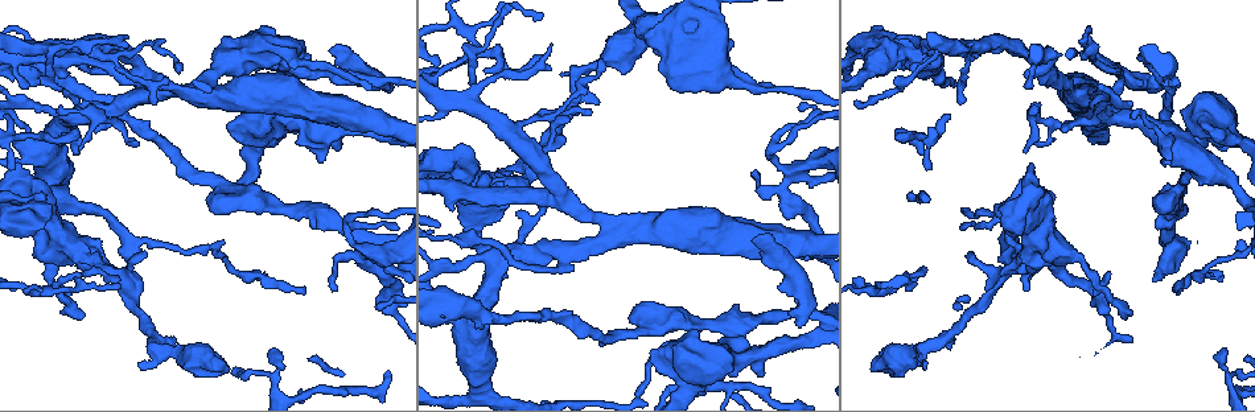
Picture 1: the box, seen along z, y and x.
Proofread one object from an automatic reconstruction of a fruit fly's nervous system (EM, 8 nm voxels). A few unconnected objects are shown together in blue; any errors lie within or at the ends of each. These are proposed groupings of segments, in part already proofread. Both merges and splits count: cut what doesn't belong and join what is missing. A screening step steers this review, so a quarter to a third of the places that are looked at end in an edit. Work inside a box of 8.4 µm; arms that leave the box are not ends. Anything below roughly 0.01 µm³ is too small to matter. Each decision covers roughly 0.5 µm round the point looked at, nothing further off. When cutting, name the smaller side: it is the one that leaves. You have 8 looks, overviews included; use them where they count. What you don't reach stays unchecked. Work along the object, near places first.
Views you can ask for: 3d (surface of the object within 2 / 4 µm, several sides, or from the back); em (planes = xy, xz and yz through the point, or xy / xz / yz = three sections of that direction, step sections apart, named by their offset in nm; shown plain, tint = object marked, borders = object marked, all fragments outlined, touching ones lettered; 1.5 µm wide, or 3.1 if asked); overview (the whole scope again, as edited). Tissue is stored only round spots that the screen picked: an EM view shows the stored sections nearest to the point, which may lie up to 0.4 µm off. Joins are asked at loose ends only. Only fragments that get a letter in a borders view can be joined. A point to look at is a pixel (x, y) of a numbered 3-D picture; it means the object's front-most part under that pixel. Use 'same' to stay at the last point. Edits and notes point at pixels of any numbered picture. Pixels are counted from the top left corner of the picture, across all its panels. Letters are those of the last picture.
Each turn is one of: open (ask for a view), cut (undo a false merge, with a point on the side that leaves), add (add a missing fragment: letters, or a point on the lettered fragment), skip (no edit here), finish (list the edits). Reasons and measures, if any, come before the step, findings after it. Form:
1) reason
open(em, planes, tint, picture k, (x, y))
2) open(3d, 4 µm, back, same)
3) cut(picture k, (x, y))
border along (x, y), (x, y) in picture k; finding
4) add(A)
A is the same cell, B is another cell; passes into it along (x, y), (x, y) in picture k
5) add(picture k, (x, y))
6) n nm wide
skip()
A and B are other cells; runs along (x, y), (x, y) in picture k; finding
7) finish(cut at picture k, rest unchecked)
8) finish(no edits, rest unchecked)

thick turns thin
open(3d, 4 µm, back, picture 1, (479, 390))

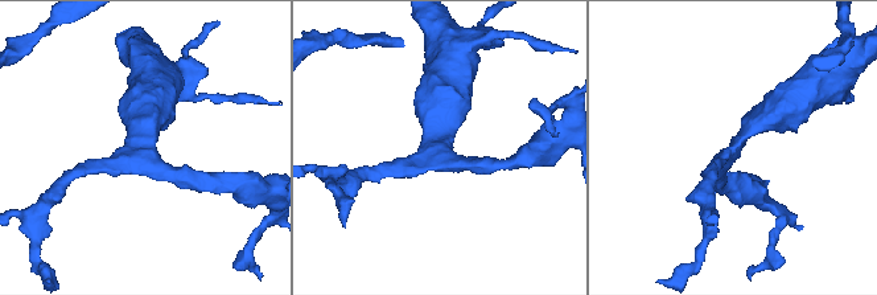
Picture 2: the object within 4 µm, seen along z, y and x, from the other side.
3 arms; arms of 200, 220, 550 nm
open(em, xz, step 4, plain, picture 2, (141, 146))

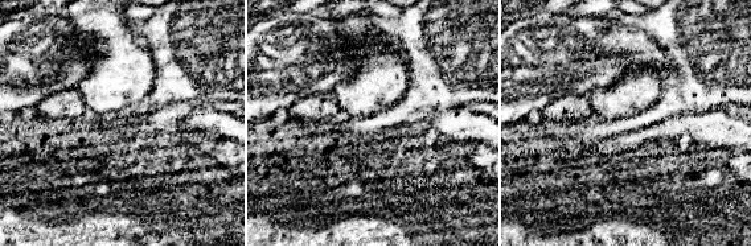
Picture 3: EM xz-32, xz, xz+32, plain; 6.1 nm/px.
open(em, xz, step 4, borders, same)

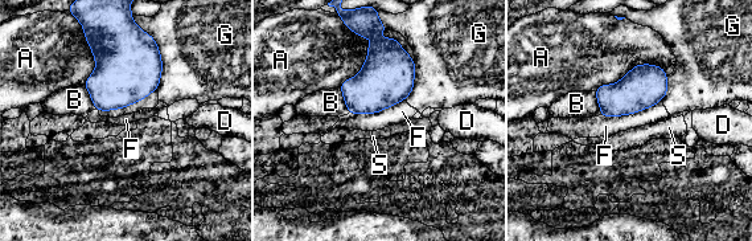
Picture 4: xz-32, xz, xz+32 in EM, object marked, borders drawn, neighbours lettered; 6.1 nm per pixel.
skip()
A, B, D, F, G and S are other cells; border along (414, 60), (374, 39), (338, 86) in picture 4; one cell here

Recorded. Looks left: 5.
open(em, xz, step 8, tint, picture 1, (969, 253))

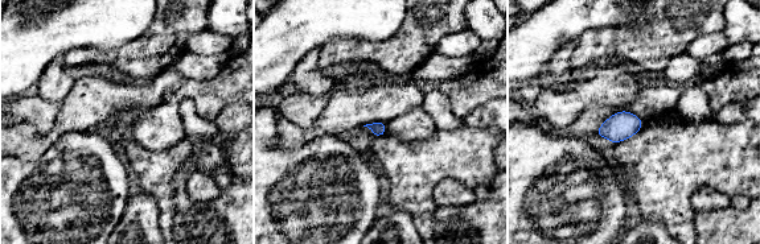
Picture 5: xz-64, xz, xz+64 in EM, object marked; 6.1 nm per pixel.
cut it another way
open(em, planes, tint, same)

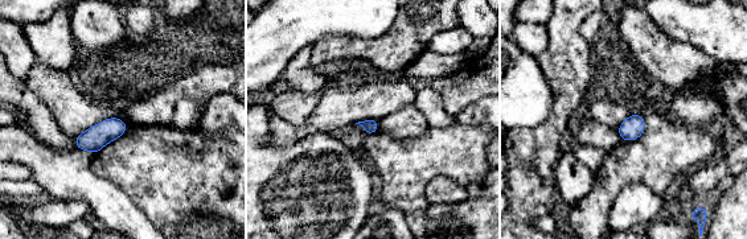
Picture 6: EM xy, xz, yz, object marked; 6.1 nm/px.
open(em, planes, borders, same)

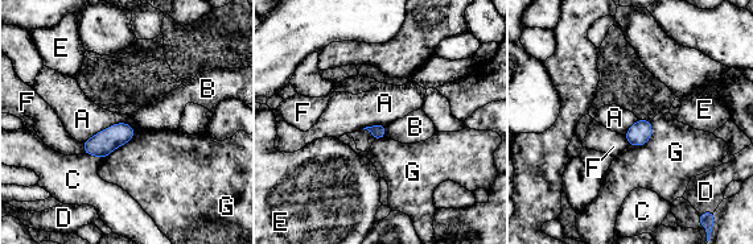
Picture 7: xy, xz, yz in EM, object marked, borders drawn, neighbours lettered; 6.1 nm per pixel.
skip()
A, B, C, D, E, F and G are other cells; border along (135, 129), (114, 123), (82, 143) in picture 7; none of them fits

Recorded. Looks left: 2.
open(em, xy, step 8, borders, picture 1, (925, 363))

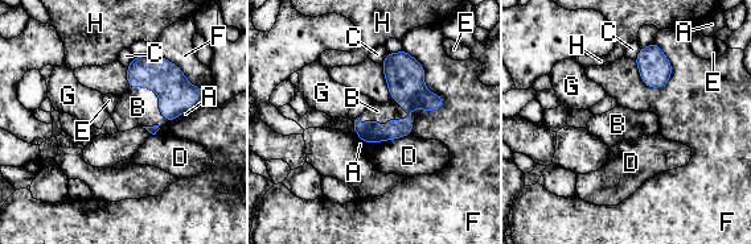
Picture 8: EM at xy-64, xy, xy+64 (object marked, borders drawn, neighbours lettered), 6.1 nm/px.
add(B)
B is the same cell, A, C, D, E, F, G and H are other cells; passes into it along (403, 94), (377, 125), (377, 111) in picture 8; it goes on there

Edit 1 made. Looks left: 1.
finish(add at picture 8, rest unchecked)

